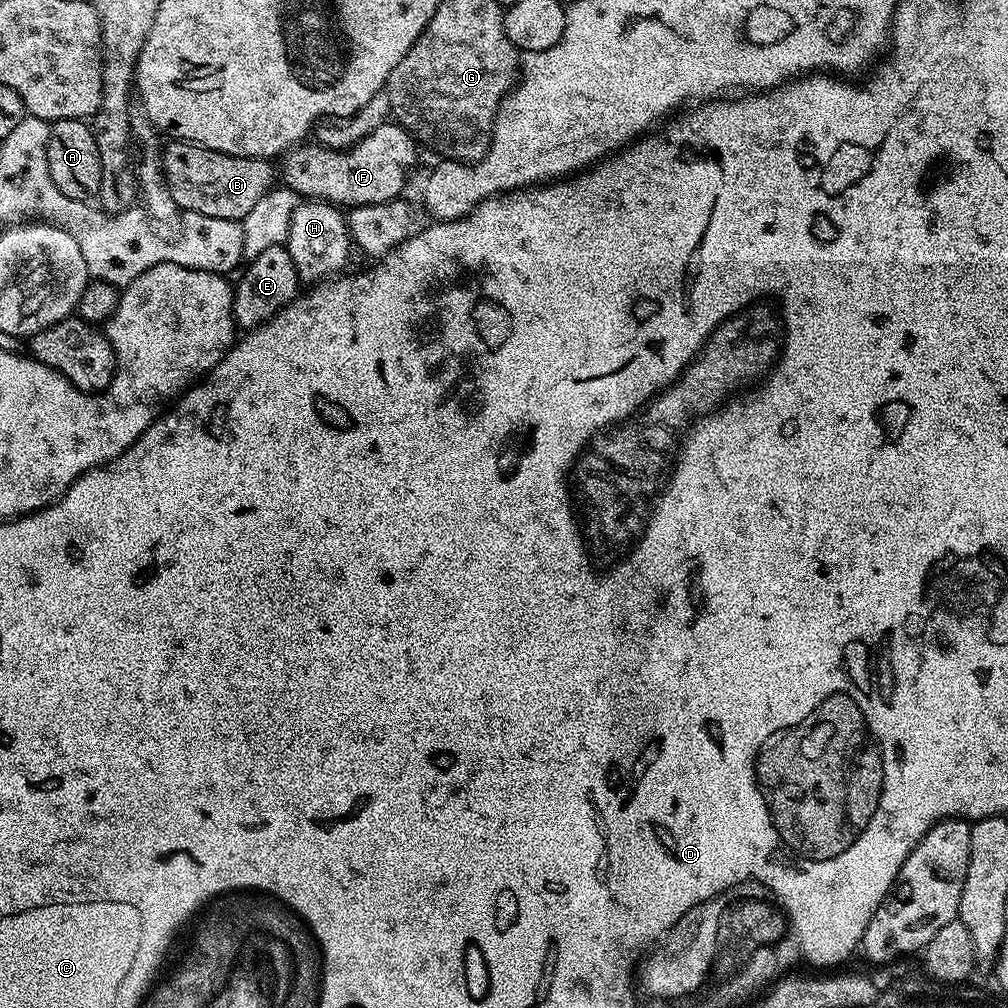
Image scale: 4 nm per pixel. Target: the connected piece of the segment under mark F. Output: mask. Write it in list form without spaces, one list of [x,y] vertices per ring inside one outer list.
[[[398,123],[378,126],[374,134],[366,134],[353,148],[325,148],[319,142],[304,142],[283,157],[283,187],[294,190],[302,198],[326,200],[337,206],[358,204],[391,204],[404,188],[408,171],[416,164],[417,141]]]

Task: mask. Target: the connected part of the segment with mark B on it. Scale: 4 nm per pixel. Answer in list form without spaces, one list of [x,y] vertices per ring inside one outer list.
[[[186,140],[165,143],[160,158],[166,186],[170,186],[170,194],[174,197],[177,209],[241,222],[247,221],[254,212],[254,205],[271,192],[277,183],[278,168],[272,164],[275,163],[271,159],[222,154],[218,150],[189,144]]]

